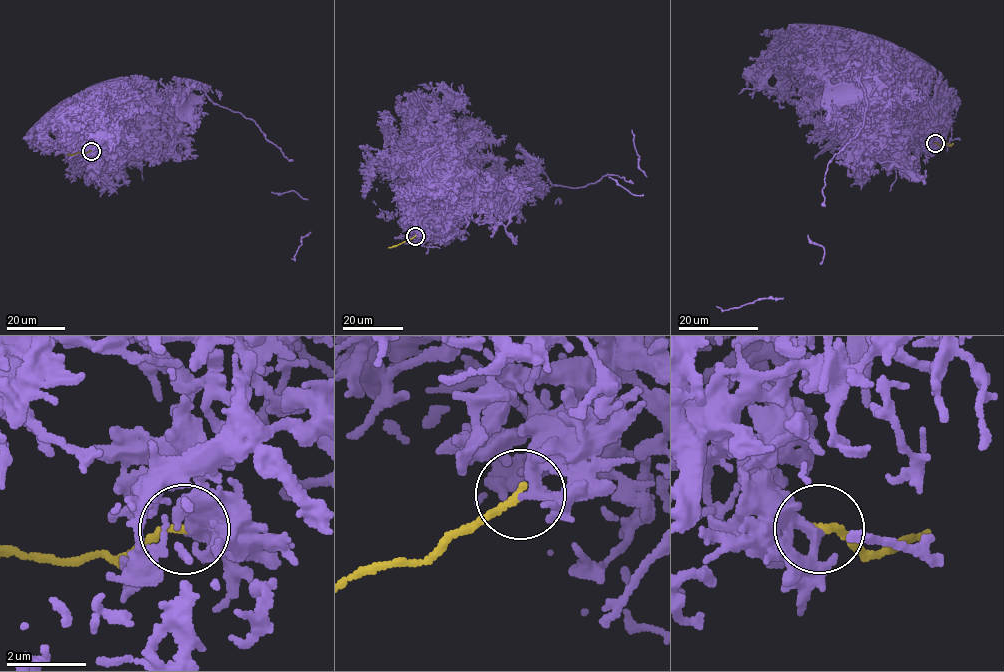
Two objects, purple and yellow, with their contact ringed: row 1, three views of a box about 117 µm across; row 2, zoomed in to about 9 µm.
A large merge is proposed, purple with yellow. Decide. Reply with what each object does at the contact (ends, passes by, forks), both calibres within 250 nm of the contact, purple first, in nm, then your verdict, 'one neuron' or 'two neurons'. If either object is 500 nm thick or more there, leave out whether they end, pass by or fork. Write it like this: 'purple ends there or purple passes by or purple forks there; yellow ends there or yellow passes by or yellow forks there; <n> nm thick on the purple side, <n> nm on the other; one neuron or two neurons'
purple ends there; yellow ends there; 360 nm thick on the purple side, 170 nm on the other; two neurons

